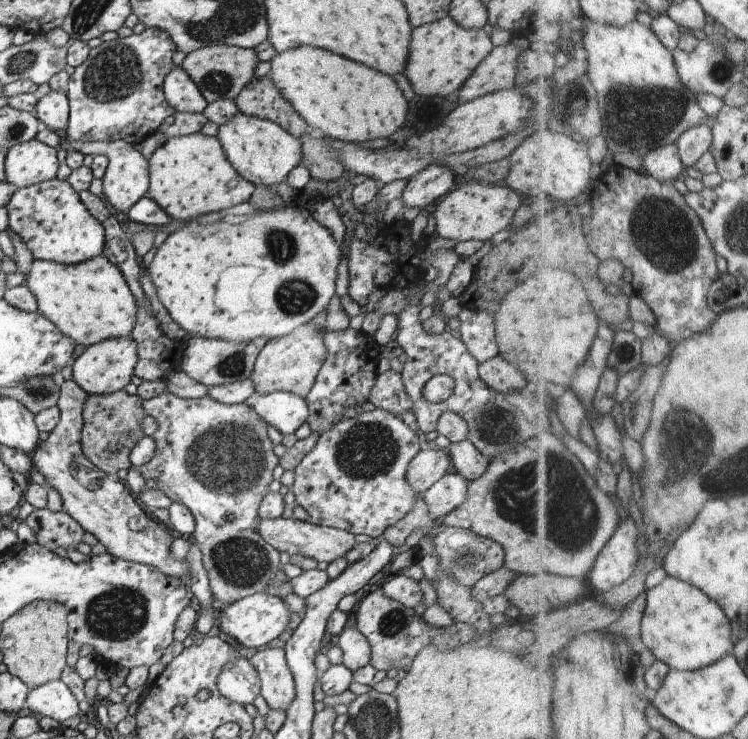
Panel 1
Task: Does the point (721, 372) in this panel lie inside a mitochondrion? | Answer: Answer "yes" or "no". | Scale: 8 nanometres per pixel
no

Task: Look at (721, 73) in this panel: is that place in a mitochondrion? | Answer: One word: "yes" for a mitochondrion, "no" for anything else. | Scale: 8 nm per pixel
yes

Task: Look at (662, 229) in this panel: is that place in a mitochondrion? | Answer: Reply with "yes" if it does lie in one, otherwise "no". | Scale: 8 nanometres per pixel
yes

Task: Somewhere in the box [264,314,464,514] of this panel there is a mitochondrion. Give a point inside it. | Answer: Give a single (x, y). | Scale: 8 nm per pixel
(369, 449)

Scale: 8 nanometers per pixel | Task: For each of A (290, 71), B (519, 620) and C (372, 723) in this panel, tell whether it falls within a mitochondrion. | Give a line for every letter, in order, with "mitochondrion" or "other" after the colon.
A: other
B: other
C: mitochondrion

